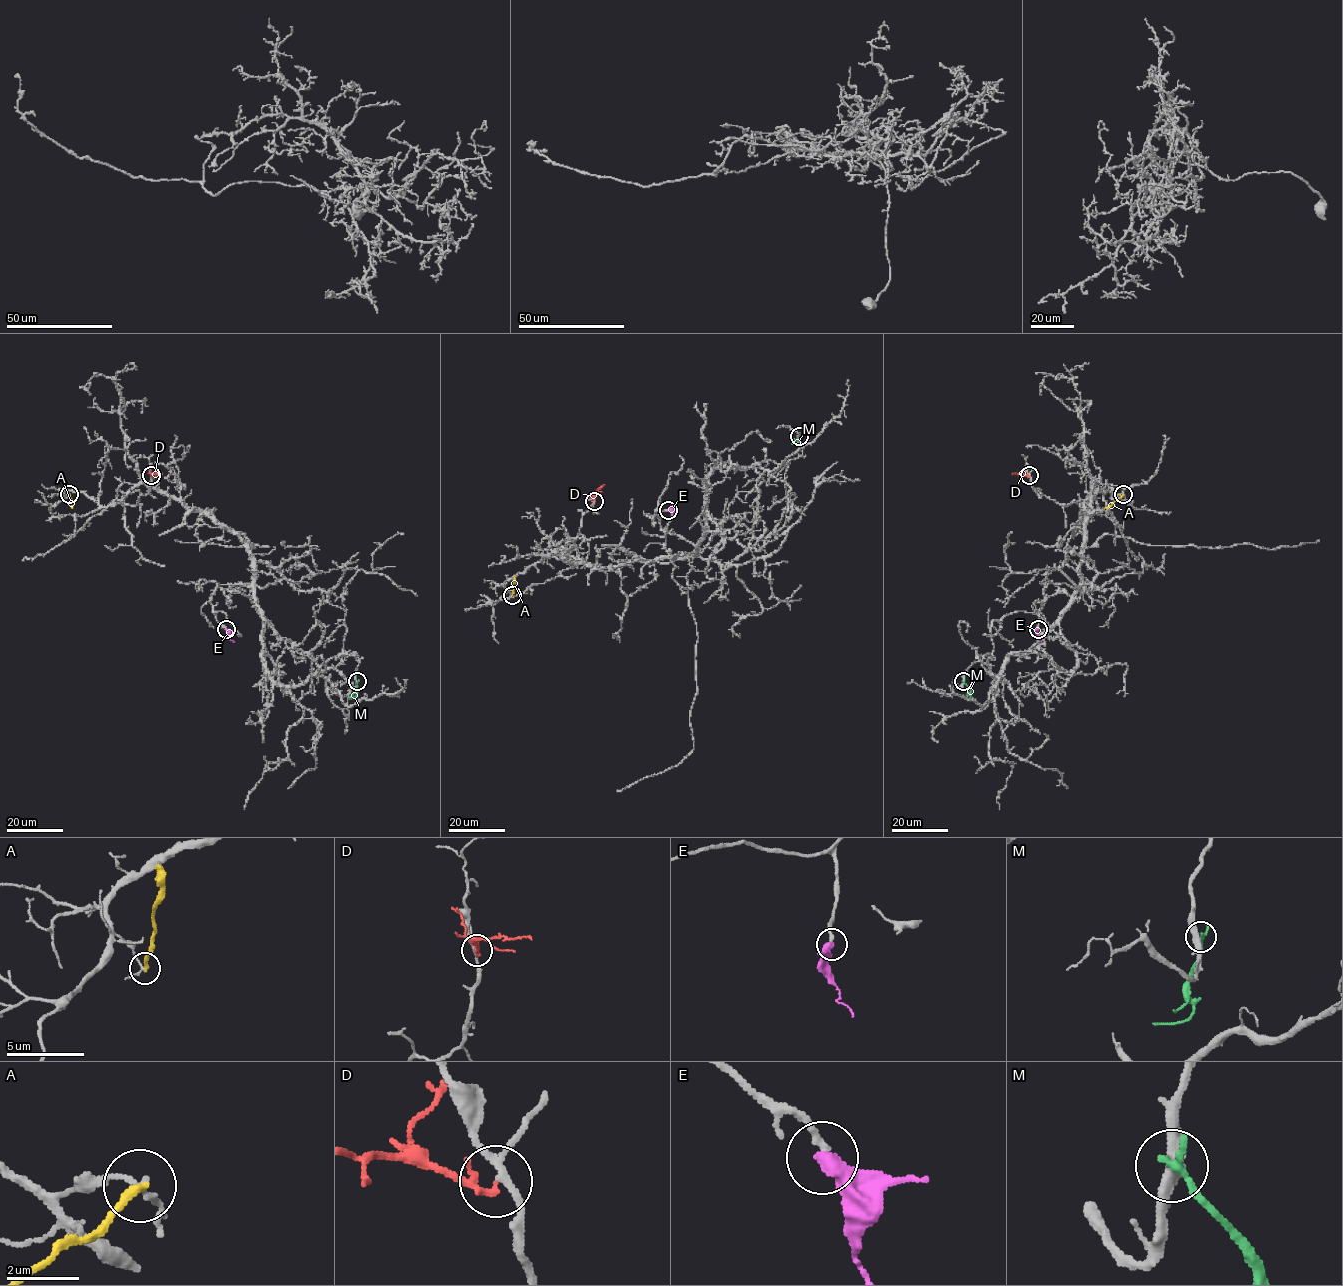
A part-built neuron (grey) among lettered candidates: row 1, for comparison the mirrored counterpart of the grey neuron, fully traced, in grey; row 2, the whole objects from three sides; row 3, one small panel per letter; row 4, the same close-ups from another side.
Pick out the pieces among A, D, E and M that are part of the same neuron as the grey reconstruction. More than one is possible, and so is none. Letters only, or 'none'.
E

